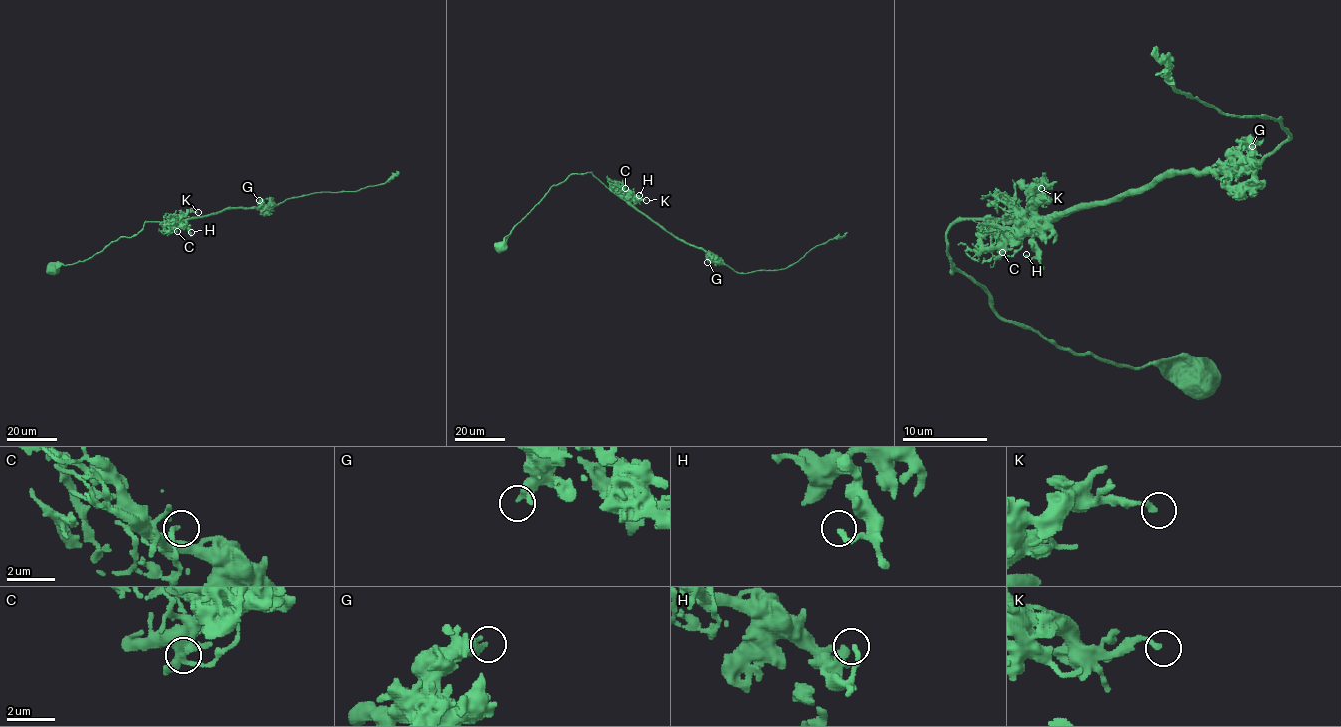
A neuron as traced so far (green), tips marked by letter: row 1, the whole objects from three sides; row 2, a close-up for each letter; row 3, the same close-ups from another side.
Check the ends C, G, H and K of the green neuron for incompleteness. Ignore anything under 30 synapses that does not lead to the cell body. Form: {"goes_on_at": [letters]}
{"goes_on_at": []}

